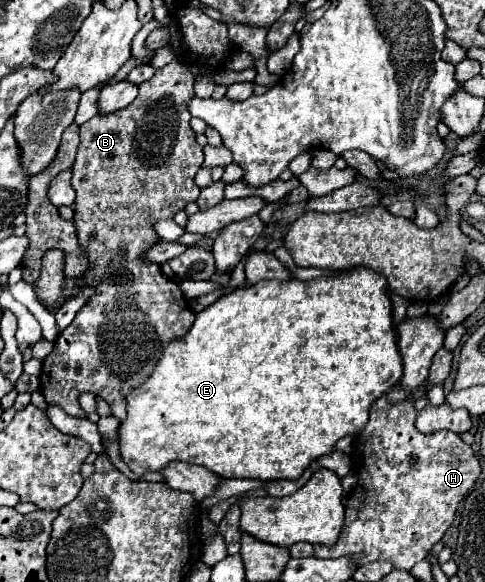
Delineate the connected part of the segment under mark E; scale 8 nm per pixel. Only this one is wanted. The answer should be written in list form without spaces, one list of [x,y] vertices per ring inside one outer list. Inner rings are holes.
[[[358,268],[332,278],[318,278],[310,282],[262,280],[250,288],[238,288],[230,294],[224,294],[212,306],[196,314],[196,322],[192,324],[192,330],[188,330],[186,336],[170,340],[150,378],[126,396],[126,420],[122,420],[118,428],[120,456],[128,464],[128,468],[140,476],[144,472],[164,470],[170,462],[180,460],[188,464],[200,464],[212,470],[214,474],[218,474],[220,478],[254,478],[264,482],[282,480],[282,478],[294,480],[302,476],[308,464],[312,464],[324,454],[330,454],[340,438],[362,430],[362,426],[366,426],[368,422],[370,404],[378,396],[388,392],[400,380],[400,376],[402,376],[402,358],[396,348],[392,302],[388,298],[386,280],[382,280],[380,274],[374,274],[374,270]]]

